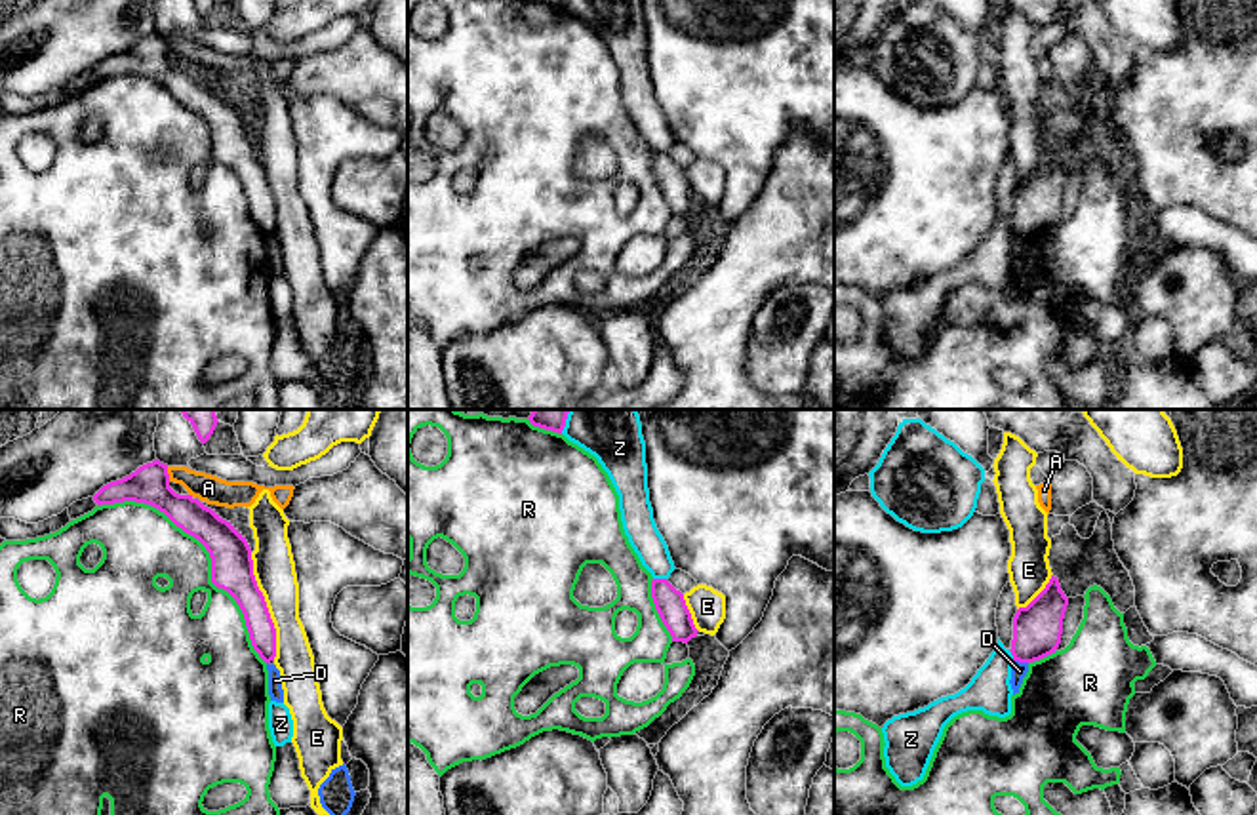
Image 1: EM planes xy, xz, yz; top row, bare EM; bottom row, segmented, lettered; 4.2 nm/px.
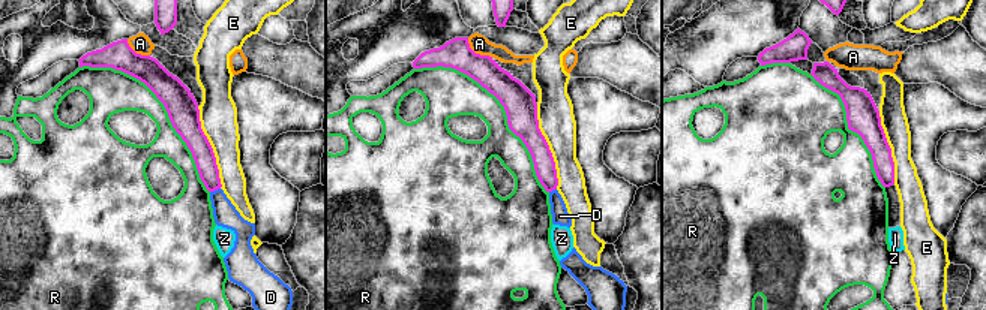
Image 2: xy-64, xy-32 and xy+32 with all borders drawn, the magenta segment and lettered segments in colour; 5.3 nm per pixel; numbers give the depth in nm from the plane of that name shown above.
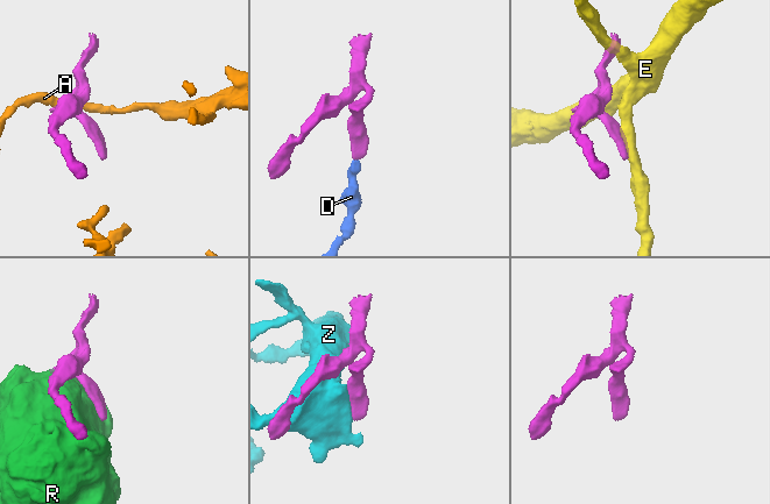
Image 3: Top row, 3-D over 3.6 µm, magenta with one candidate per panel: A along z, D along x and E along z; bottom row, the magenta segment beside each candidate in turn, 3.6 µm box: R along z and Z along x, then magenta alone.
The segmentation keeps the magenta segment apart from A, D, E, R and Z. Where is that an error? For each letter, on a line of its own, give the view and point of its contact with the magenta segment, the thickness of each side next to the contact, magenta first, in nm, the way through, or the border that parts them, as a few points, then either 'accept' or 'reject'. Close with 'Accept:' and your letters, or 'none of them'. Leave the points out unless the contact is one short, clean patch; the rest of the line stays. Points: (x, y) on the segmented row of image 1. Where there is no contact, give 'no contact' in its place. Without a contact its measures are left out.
A: contact xy (168, 475); calibres 170 and 120 nm; border xy (166, 467), (170, 480); reject
D: contact yz (1021, 661); calibres 200 and 70 nm; border yz (1016, 659), (1027, 663); reject
E: contact xy (265, 606); calibres 180 and 180 nm; border xy (250, 553), (254, 579), (275, 629), (275, 659); reject
R: contact xy (210, 555); calibres 180 and 260 nm; reject
Z: contact xz (659, 579); calibres 130 and 140 nm; reject
Accept: none of them

